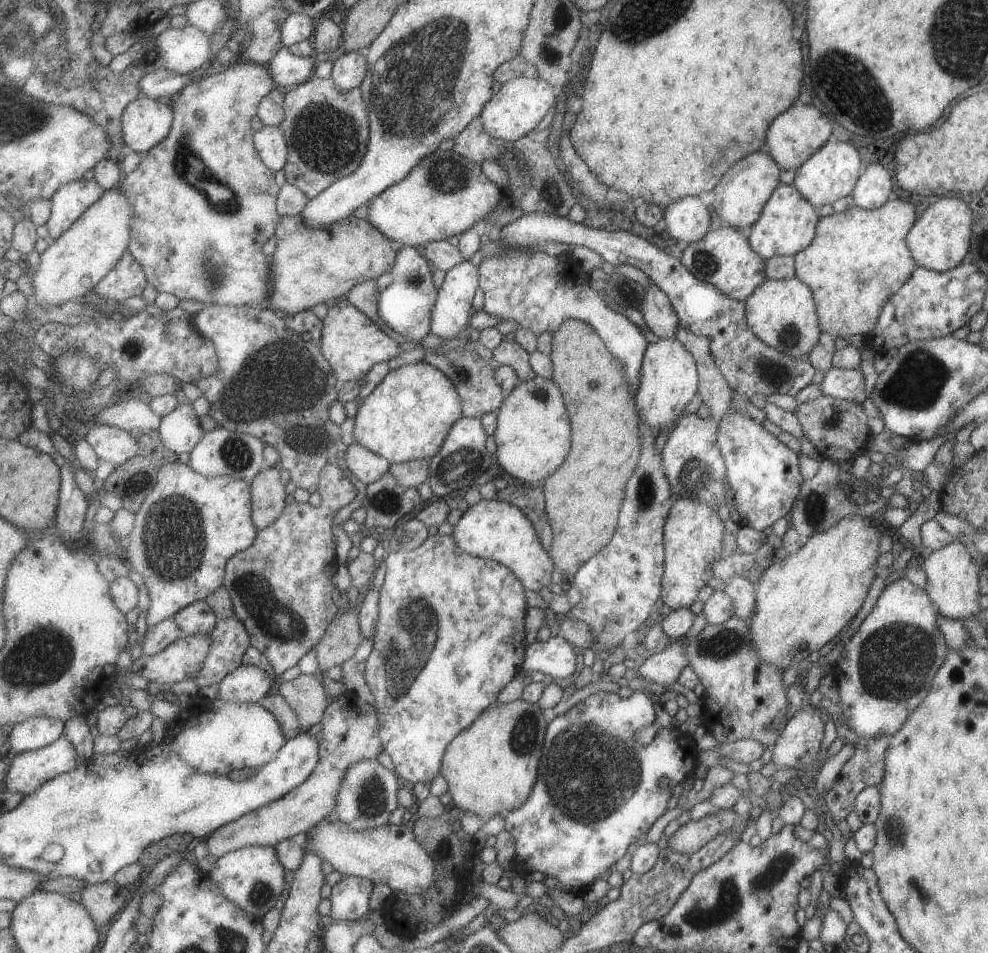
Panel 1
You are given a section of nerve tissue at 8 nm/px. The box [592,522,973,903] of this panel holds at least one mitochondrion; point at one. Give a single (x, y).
(893, 663)

